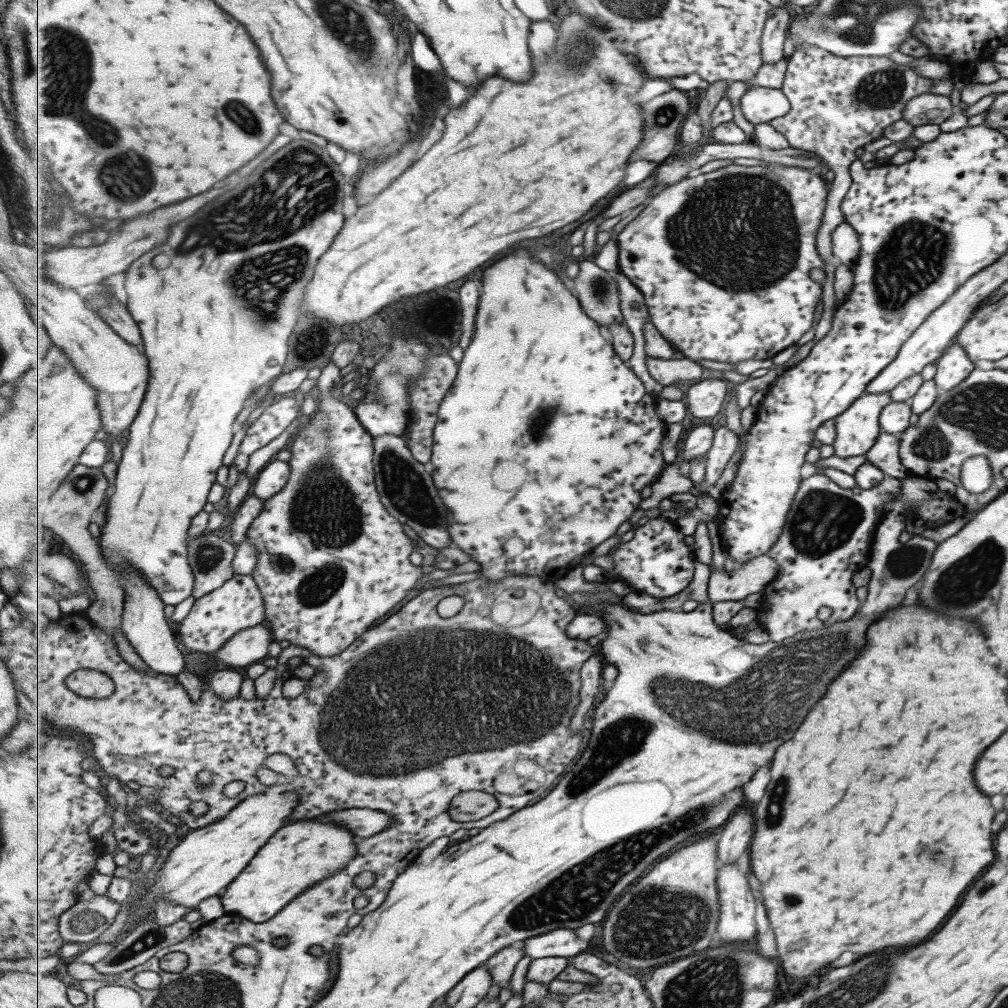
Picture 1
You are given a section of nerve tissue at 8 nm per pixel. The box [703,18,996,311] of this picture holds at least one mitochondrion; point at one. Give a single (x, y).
(880, 90)

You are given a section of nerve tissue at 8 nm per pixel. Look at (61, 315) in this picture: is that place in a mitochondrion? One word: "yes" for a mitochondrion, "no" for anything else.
no

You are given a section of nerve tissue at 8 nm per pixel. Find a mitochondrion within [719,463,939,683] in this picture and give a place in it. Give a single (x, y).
(824, 522)

